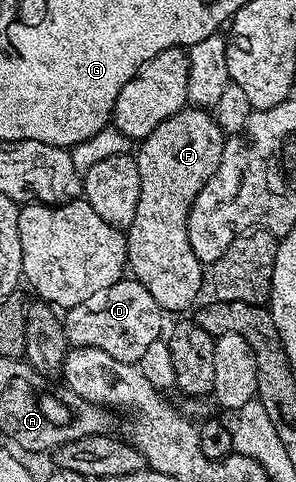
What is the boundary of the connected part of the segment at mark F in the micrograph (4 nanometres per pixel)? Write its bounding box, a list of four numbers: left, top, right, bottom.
[126,105,226,313]

